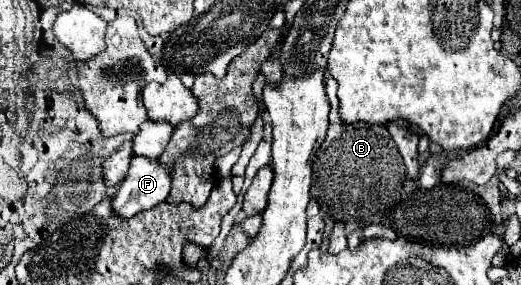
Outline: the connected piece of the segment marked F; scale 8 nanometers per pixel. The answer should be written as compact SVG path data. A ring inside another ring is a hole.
M133 157L129 173L125 177L125 181L121 183L119 191L113 197L113 207L115 211L119 211L119 215L123 217L133 217L145 209L153 209L155 205L159 205L161 201L167 199L169 191L171 191L171 165L163 165L157 159L149 159L149 157Z

